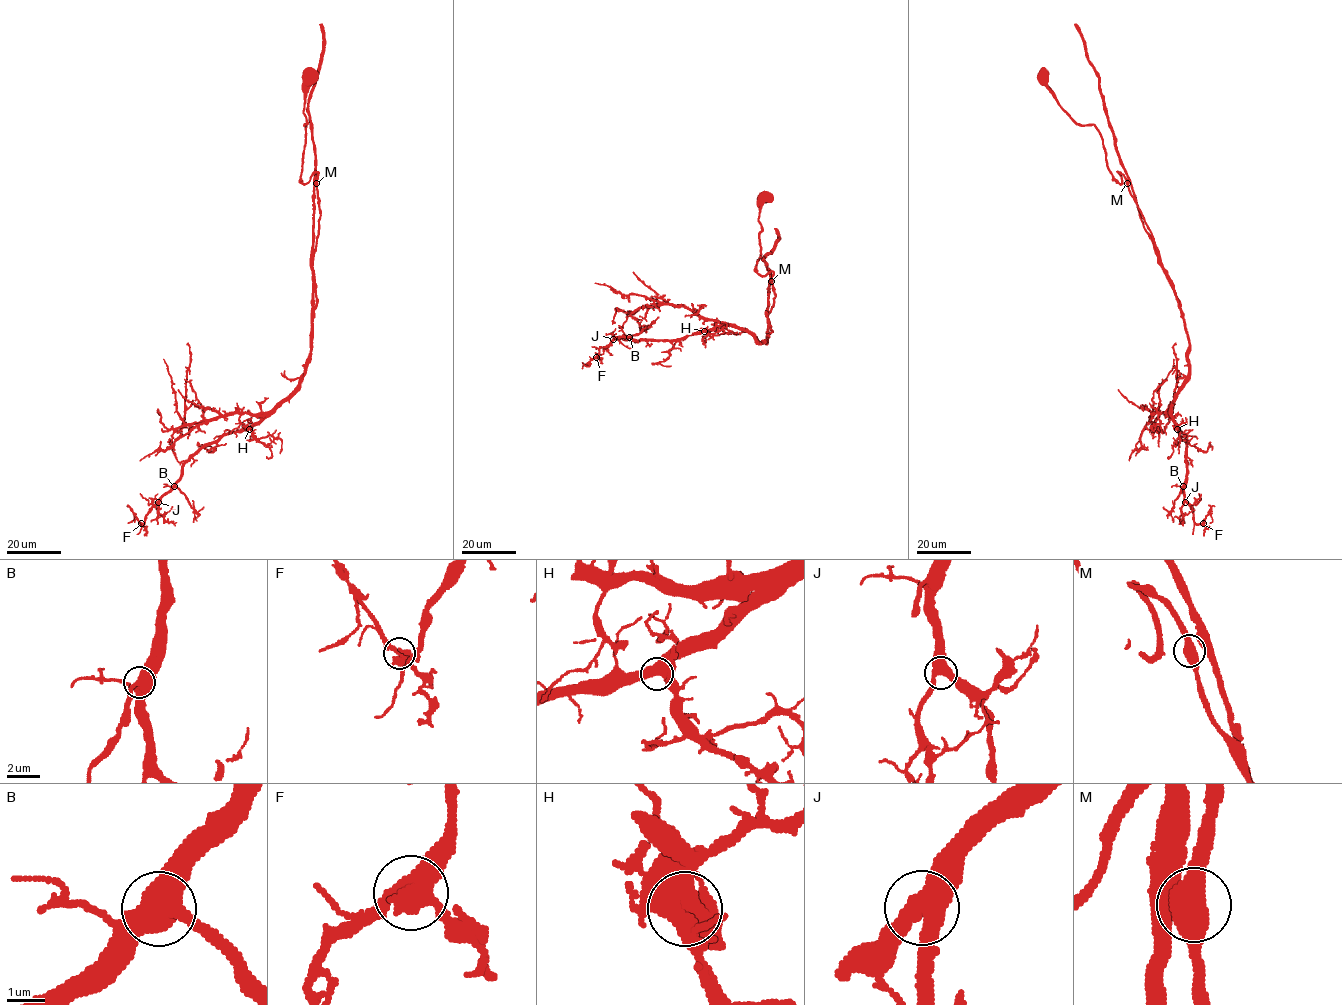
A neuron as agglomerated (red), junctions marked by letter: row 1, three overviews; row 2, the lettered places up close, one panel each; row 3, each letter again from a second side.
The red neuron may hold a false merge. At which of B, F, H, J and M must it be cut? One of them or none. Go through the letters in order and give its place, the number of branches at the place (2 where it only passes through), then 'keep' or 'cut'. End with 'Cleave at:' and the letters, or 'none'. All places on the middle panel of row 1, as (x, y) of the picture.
B: at (629, 337); 3 branches meet; keep
F: at (596, 357); 3 branches meet; keep
H: at (704, 331); 3 branches meet; keep
J: at (613, 339); 3 branches meet; keep
M: at (771, 281); 3 branches meet; keep
Cleave at: none

